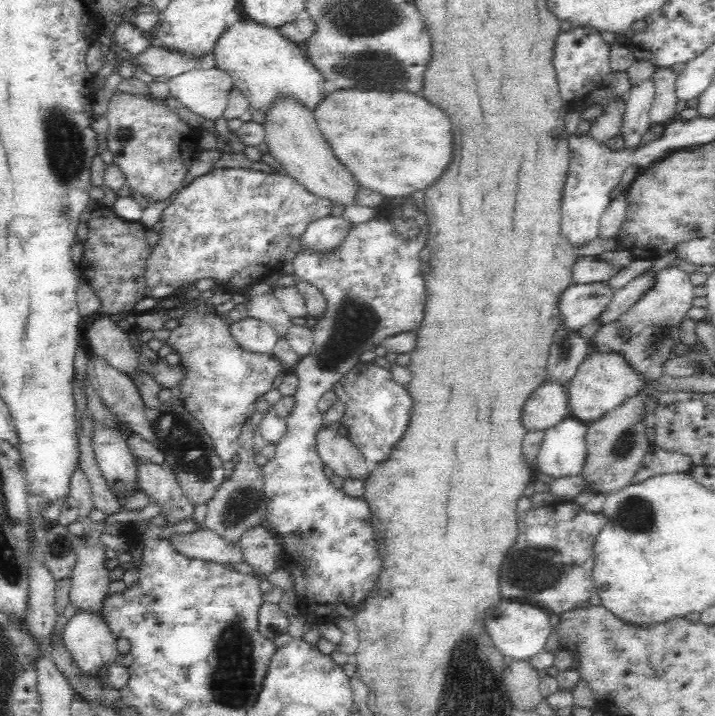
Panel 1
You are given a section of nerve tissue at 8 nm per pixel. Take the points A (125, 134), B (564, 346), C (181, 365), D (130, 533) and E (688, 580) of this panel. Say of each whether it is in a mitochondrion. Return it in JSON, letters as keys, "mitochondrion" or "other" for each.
{"A":"mitochondrion","B":"mitochondrion","C":"other","D":"other","E":"other"}

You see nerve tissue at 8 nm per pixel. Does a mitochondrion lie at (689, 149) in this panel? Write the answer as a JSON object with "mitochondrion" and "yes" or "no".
{"mitochondrion":"no"}

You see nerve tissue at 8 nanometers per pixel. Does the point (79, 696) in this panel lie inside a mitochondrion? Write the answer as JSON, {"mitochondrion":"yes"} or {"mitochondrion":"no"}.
{"mitochondrion":"no"}

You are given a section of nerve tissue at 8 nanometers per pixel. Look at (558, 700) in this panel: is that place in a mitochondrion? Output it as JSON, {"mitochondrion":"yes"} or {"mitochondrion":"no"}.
{"mitochondrion":"no"}

